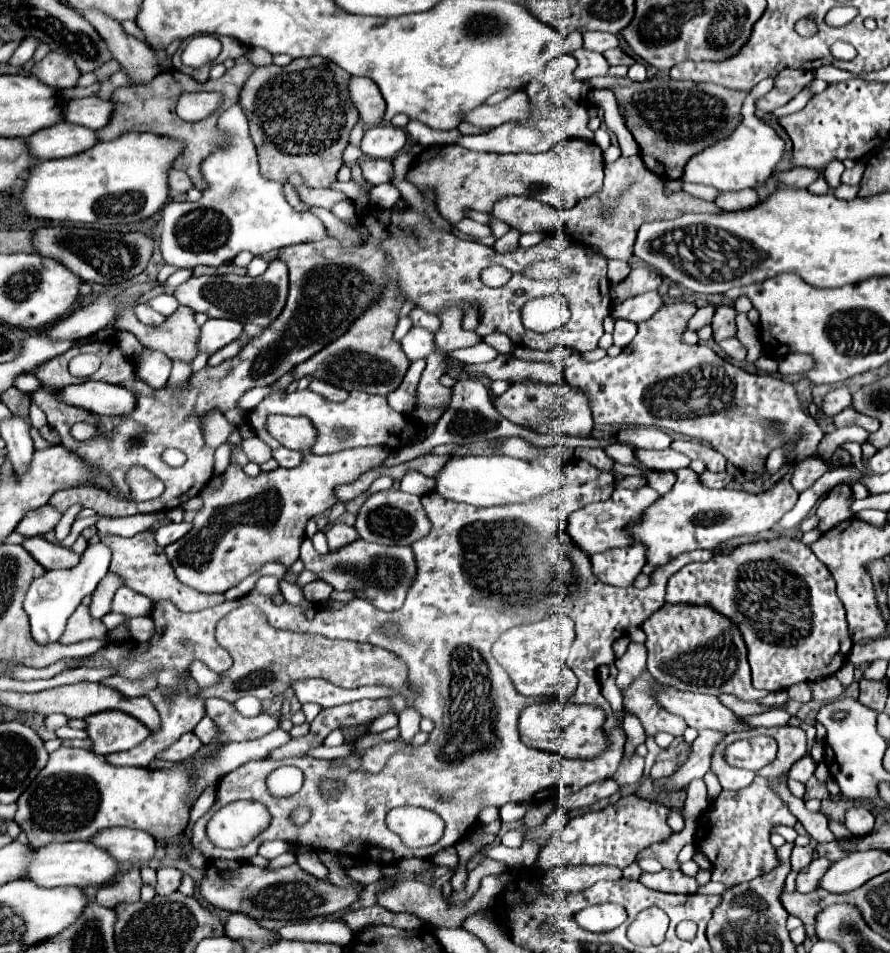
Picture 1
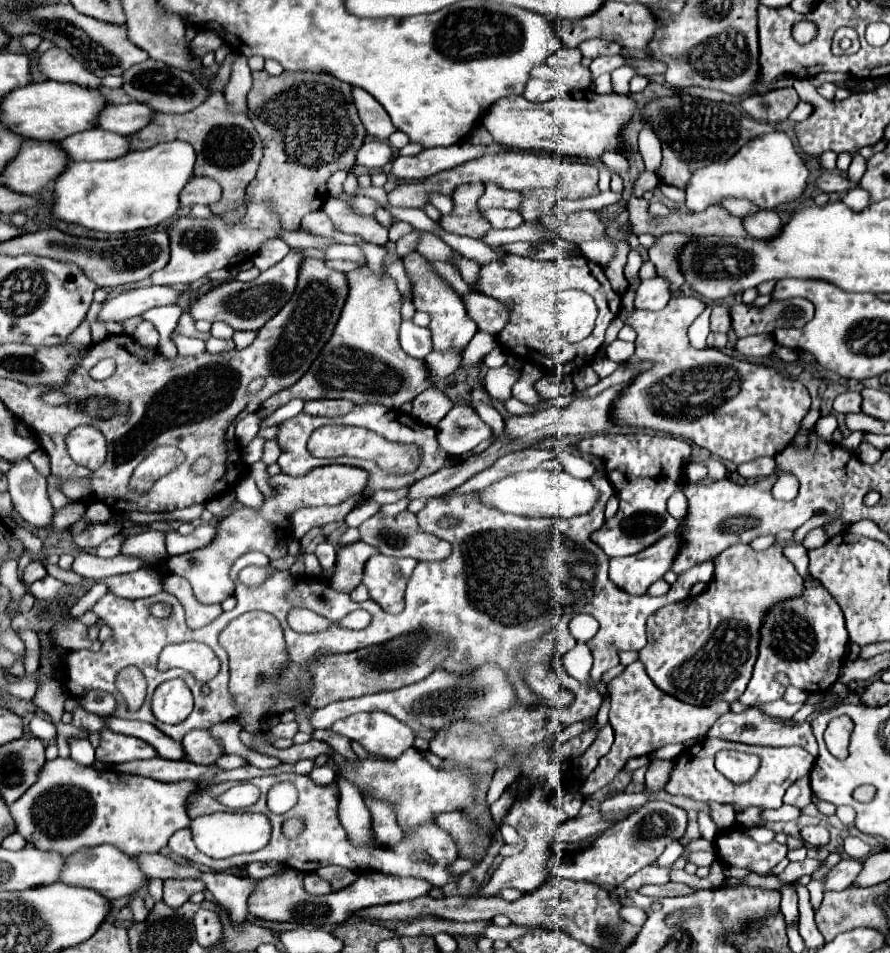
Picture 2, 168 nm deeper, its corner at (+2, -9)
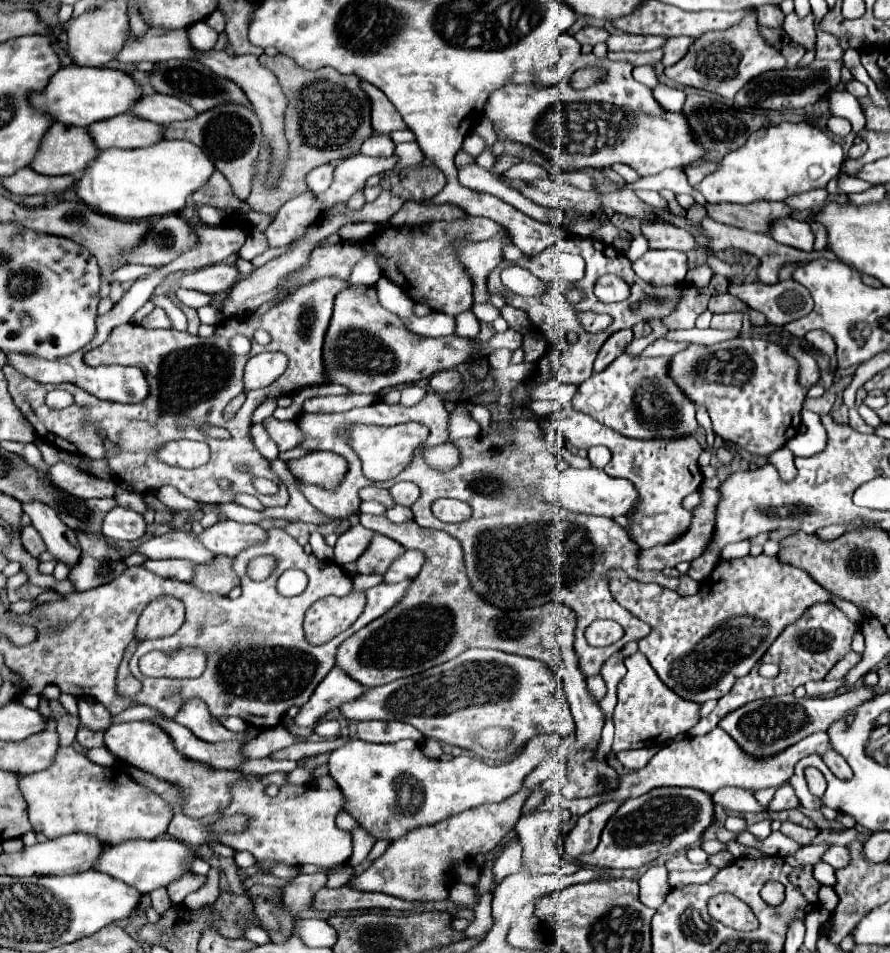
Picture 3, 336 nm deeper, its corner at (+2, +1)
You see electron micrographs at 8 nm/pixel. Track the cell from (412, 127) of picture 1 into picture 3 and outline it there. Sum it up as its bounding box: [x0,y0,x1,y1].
[394,143,424,169]

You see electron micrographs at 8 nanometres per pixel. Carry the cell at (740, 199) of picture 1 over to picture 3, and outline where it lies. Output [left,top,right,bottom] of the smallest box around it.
[770,217,814,253]

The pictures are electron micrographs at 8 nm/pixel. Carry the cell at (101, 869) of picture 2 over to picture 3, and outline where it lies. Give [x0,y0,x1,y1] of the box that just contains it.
[96,837,196,893]

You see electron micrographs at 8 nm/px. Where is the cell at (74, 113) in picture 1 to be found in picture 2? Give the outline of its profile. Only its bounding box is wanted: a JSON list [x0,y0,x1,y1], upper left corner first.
[96,101,154,135]

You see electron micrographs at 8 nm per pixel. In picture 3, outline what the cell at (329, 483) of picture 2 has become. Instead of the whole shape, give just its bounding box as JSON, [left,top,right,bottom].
[288,451,346,489]

